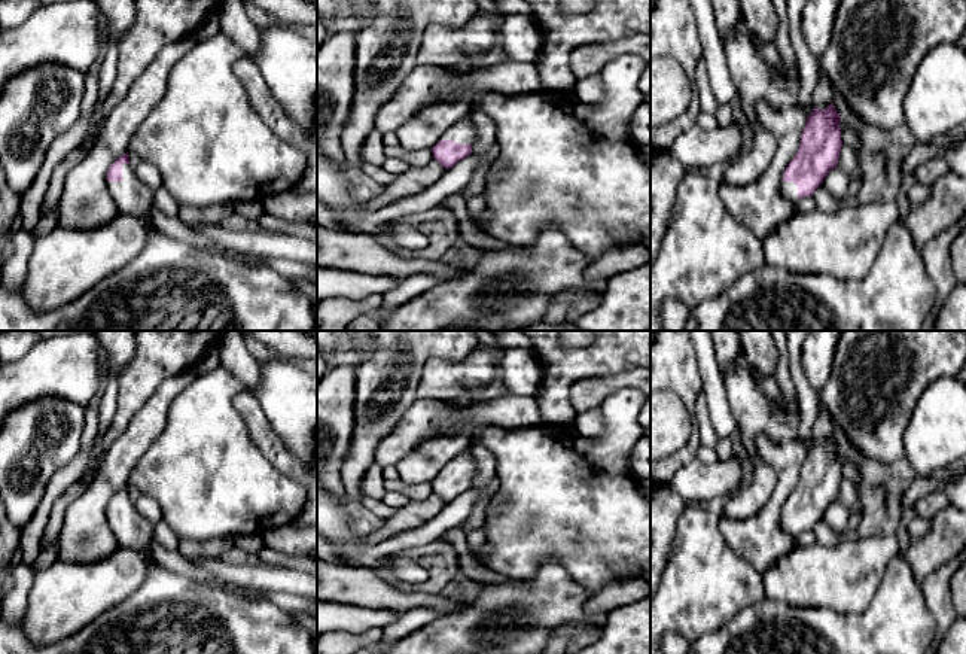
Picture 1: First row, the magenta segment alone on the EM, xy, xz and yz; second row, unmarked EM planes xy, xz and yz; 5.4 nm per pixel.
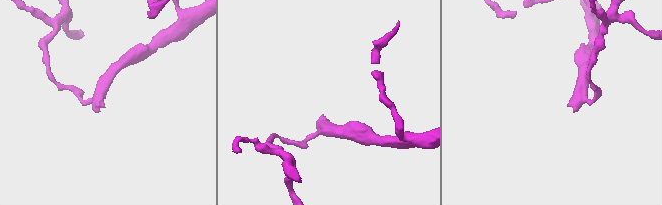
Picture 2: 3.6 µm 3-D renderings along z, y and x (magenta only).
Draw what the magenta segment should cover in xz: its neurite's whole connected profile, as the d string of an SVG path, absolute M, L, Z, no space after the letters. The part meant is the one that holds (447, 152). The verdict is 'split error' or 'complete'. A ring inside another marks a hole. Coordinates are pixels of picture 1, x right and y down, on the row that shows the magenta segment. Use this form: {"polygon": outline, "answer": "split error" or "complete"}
{"polygon": "M470 115L448 128L441 140L432 147L433 158L447 170L472 153L476 131Z", "answer": "split error"}

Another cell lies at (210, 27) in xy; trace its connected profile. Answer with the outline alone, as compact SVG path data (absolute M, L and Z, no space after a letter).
M213 13L210 15L195 31L198 42L207 40L213 36L216 36L217 33L220 33L220 27L219 27L219 15Z

